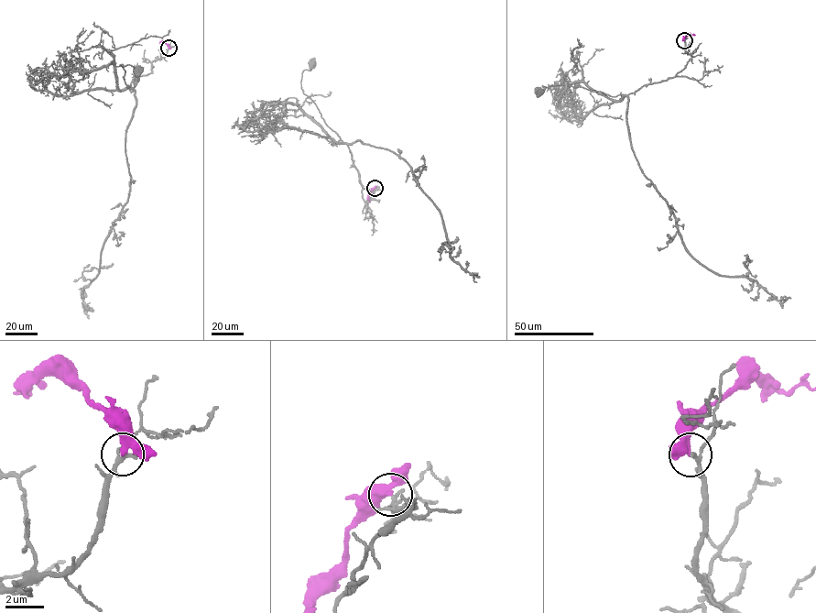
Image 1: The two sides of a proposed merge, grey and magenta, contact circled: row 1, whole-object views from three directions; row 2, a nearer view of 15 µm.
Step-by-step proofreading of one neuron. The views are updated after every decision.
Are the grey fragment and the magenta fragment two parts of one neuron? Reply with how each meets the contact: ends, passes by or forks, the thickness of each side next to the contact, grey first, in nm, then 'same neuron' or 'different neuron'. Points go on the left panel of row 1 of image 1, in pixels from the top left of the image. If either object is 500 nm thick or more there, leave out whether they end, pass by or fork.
grey passes by | magenta passes by | 190/240 nm | different neuron

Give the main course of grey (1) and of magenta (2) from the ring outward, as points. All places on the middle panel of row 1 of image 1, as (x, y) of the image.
1: (375, 189), (371, 200), (374, 192), (363, 188), (347, 145), (304, 93), (302, 71), (310, 70), (310, 62)
2: (374, 188), (367, 199), (370, 202)

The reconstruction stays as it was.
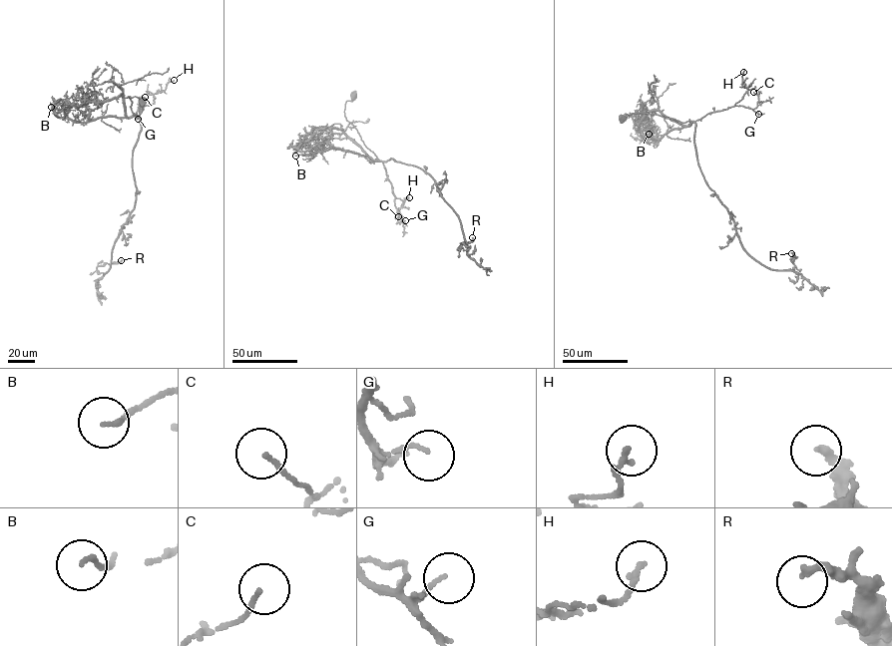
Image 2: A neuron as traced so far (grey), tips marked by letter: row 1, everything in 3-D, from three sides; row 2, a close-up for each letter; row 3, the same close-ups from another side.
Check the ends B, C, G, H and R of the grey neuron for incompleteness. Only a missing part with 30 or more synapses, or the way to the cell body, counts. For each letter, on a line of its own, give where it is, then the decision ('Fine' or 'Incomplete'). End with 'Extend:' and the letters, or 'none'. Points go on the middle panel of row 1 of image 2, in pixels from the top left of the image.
B: Place: (295, 156). Fine
C: Place: (398, 216). Fine
G: Place: (405, 220). Fine
H: Place: (409, 197). Fine
R: Place: (472, 237). Fine
Extend: none

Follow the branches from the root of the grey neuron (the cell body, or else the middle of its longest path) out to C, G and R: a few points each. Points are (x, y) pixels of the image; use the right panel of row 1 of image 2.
C: (622, 118), (625, 114), (645, 113), (681, 123), (695, 121), (734, 106), (754, 109), (758, 98), (753, 92)
G: (622, 118), (625, 114), (645, 113), (681, 123), (695, 121), (710, 113), (735, 106), (749, 107), (758, 114)
R: (622, 118), (645, 113), (692, 121), (700, 171), (732, 217), (744, 248), (777, 269), (794, 266), (791, 253)

